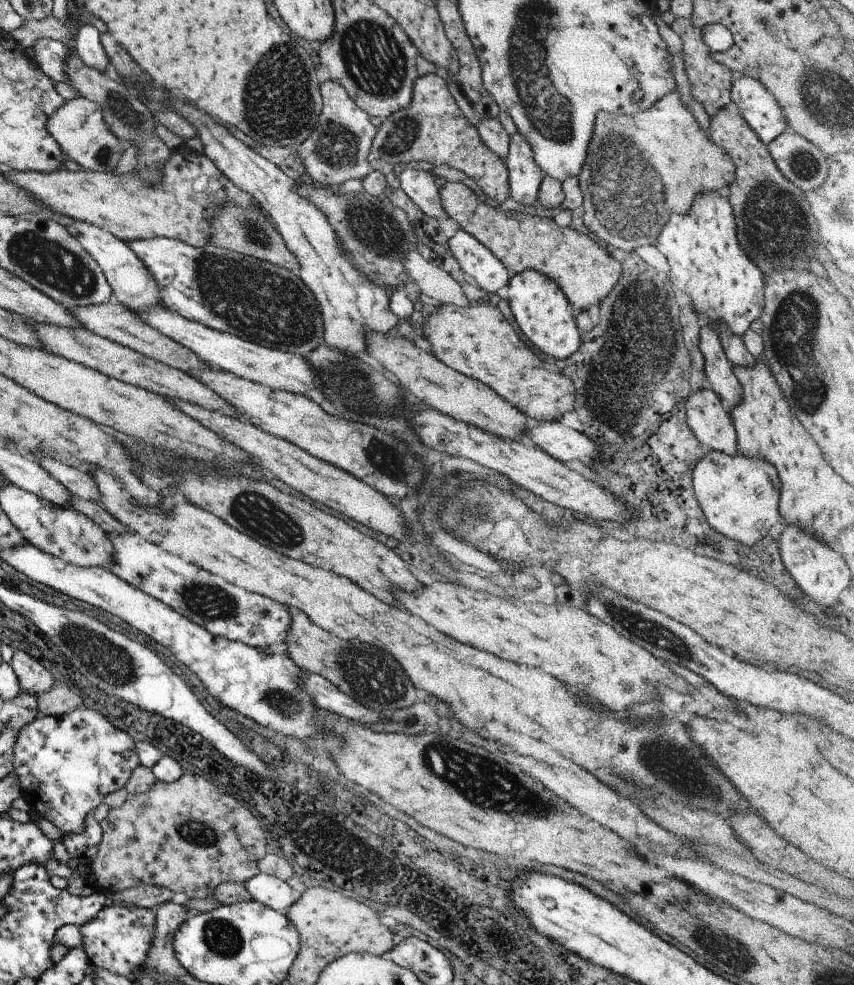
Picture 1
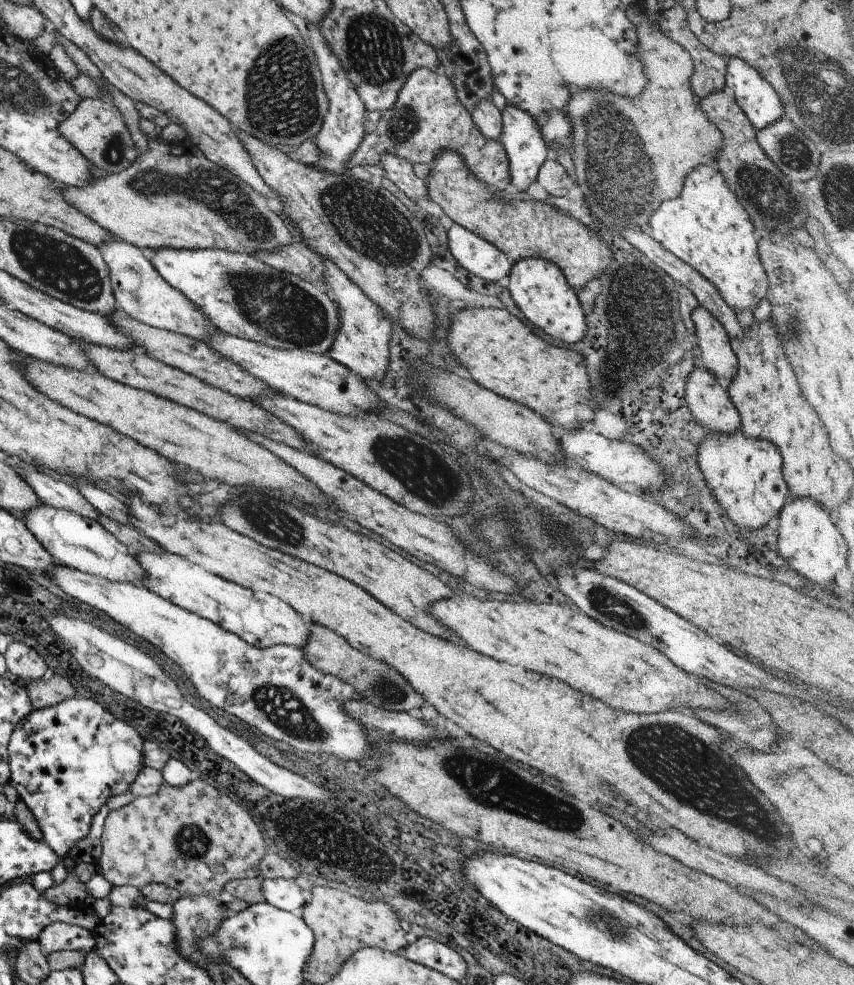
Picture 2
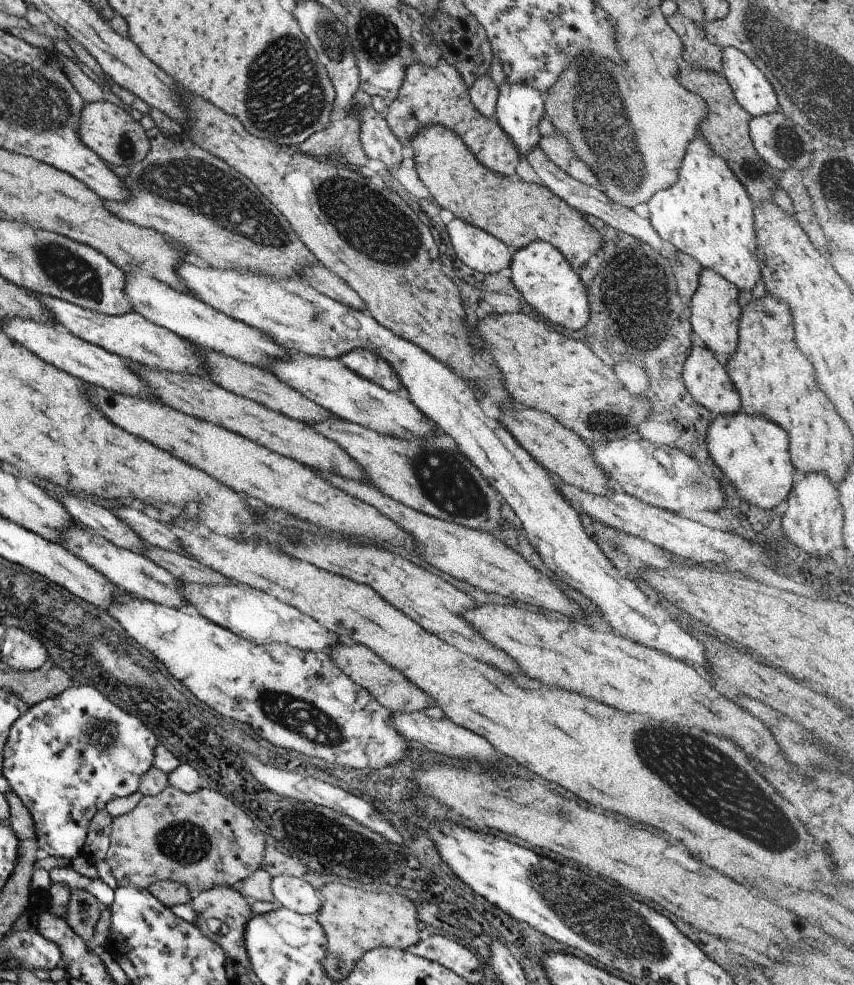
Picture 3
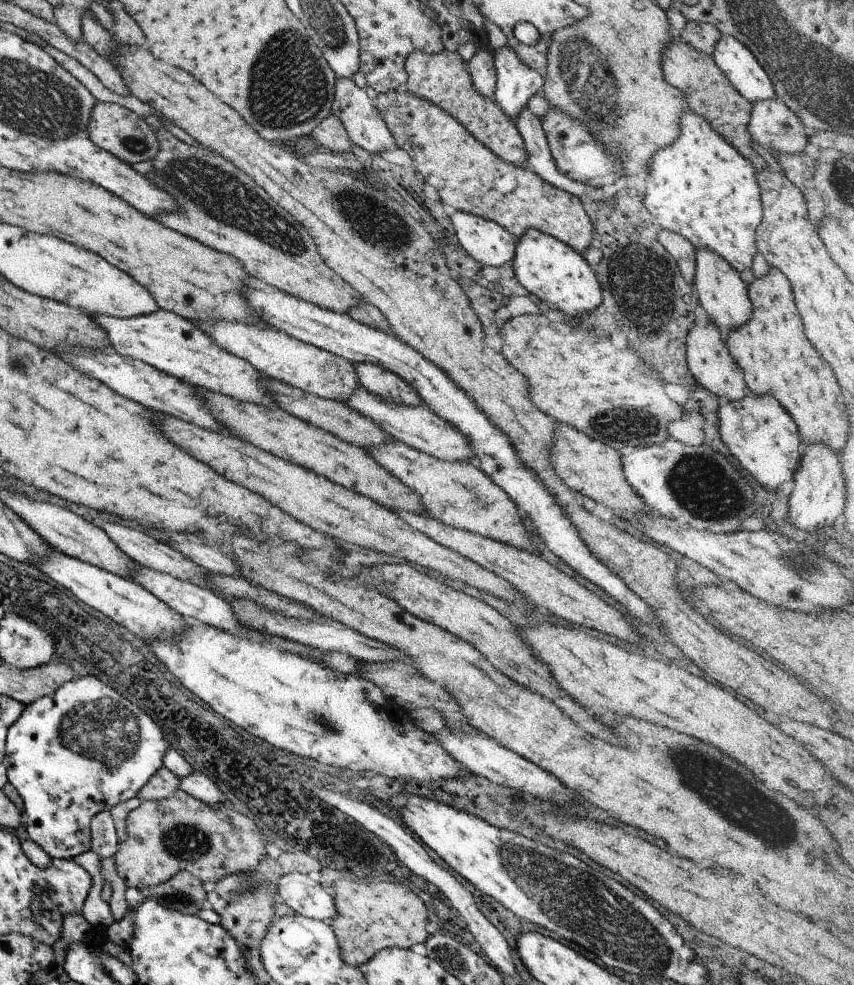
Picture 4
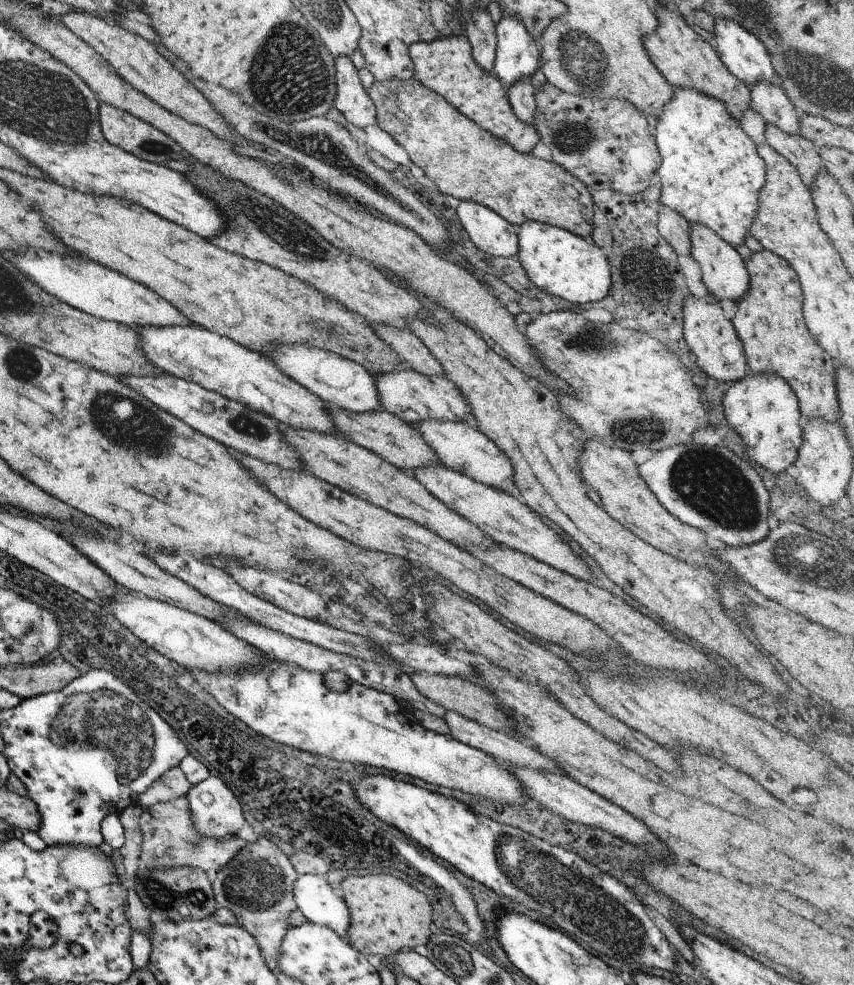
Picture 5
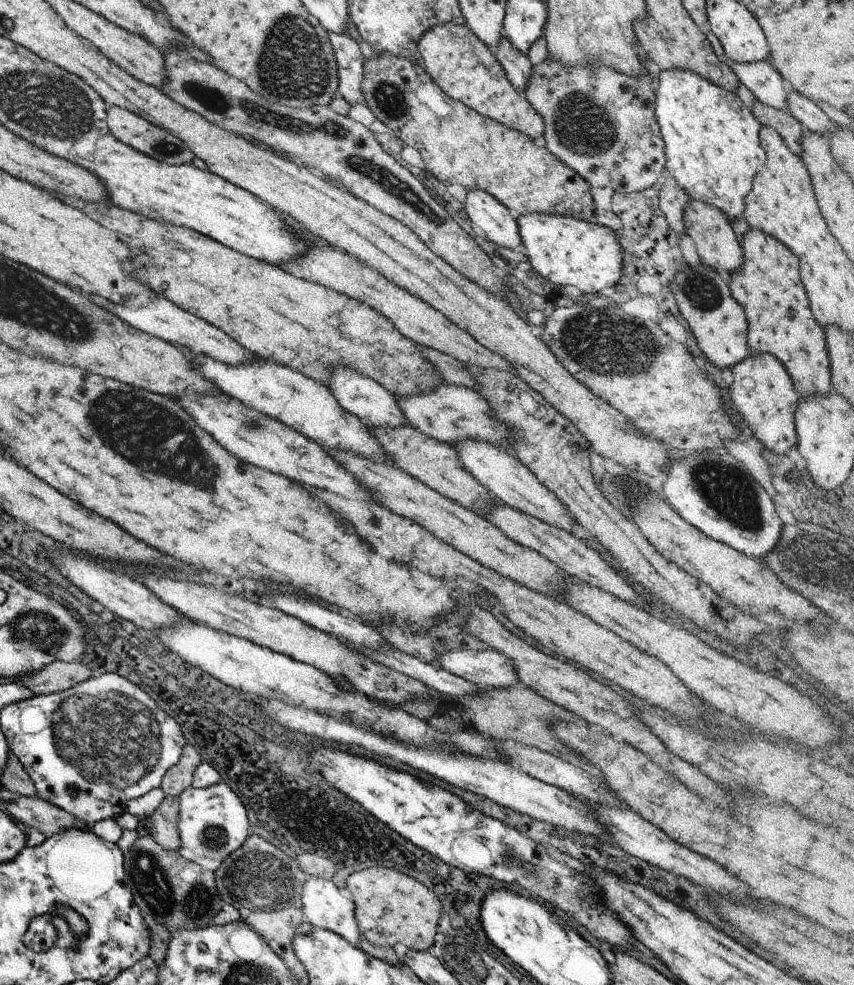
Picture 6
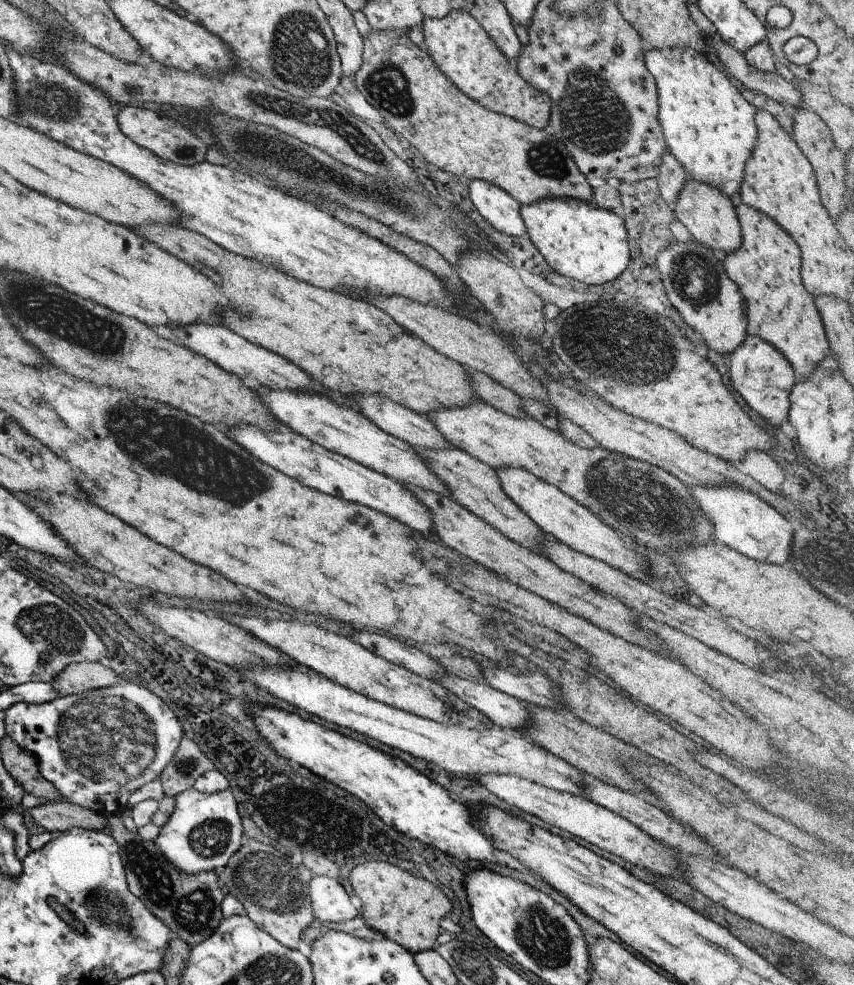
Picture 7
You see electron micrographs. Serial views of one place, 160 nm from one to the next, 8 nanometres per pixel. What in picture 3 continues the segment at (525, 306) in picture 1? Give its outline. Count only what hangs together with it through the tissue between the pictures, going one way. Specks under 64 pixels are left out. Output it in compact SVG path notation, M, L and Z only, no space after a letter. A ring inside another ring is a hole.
M535 239L512 252L509 272L511 282L521 293L523 300L541 314L541 318L562 330L574 331L589 320L589 302L576 271L551 243Z

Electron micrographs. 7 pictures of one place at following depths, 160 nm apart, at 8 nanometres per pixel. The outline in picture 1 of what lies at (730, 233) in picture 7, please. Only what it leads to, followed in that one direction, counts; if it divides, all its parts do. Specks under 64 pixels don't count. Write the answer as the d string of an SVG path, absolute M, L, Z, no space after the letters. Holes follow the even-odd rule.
M700 326L699 350L703 355L702 371L707 376L711 390L730 406L736 405L741 400L742 388L733 374L731 364L726 357L718 334L709 326Z

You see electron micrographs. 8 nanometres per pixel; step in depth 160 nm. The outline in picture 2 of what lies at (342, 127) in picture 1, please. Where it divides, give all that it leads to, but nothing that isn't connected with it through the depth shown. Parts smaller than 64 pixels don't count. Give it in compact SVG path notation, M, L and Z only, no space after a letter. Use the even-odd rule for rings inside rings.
M305 23L308 29L309 42L311 42L311 48L313 49L312 54L322 78L322 87L328 98L326 115L323 117L319 132L314 138L314 143L320 150L317 167L332 173L345 172L344 164L349 160L349 157L365 136L362 120L366 115L366 110L359 95L355 92L353 83L347 78L341 63L330 51L330 46L321 34L319 23Z

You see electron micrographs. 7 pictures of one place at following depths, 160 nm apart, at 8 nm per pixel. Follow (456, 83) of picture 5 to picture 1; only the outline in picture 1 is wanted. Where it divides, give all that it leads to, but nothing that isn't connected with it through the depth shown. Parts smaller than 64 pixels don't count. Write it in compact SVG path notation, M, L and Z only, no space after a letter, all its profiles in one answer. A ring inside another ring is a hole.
M425 73L413 81L410 103L383 118L376 127L366 161L371 171L378 170L384 175L392 171L394 164L445 164L471 178L479 190L496 200L499 206L509 202L508 174L504 161L481 142L476 128L459 110L448 91L447 80L440 73Z

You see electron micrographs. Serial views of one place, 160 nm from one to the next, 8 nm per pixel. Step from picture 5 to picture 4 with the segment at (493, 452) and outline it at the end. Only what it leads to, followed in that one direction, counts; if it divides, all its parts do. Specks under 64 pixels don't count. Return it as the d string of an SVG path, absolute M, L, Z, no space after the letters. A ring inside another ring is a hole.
M359 386L344 403L362 415L369 417L395 440L414 448L419 452L430 454L442 461L473 463L474 452L468 438L456 426L438 417L432 410L423 405L418 407L396 405L379 399Z

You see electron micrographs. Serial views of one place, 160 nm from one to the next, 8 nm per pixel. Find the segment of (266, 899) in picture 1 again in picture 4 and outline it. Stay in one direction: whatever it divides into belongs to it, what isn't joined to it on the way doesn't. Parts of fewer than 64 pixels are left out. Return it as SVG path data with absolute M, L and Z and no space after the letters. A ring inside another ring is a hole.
M284 873L278 878L277 896L292 908L297 915L327 923L336 915L334 900L323 891L323 887L306 873Z

